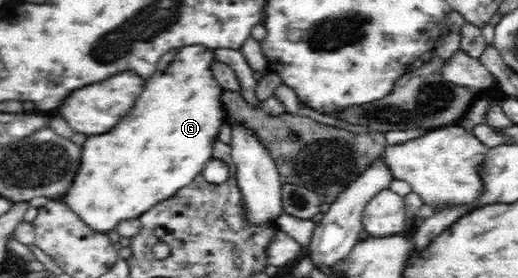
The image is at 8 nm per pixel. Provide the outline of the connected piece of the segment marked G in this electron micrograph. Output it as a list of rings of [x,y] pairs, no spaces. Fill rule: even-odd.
[[[187,45],[179,48],[177,55],[171,51],[171,61],[159,61],[157,73],[145,81],[145,91],[131,109],[131,115],[127,115],[127,119],[123,119],[115,131],[89,137],[81,147],[81,165],[58,201],[63,202],[67,210],[71,210],[92,233],[115,233],[121,222],[137,219],[191,183],[211,160],[219,126],[227,119],[225,109],[219,101],[221,87],[212,79],[209,70],[209,61],[214,57],[212,50],[204,46]]]

